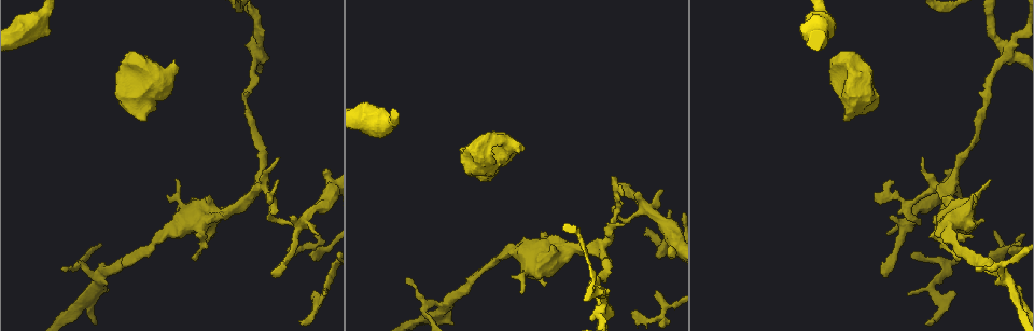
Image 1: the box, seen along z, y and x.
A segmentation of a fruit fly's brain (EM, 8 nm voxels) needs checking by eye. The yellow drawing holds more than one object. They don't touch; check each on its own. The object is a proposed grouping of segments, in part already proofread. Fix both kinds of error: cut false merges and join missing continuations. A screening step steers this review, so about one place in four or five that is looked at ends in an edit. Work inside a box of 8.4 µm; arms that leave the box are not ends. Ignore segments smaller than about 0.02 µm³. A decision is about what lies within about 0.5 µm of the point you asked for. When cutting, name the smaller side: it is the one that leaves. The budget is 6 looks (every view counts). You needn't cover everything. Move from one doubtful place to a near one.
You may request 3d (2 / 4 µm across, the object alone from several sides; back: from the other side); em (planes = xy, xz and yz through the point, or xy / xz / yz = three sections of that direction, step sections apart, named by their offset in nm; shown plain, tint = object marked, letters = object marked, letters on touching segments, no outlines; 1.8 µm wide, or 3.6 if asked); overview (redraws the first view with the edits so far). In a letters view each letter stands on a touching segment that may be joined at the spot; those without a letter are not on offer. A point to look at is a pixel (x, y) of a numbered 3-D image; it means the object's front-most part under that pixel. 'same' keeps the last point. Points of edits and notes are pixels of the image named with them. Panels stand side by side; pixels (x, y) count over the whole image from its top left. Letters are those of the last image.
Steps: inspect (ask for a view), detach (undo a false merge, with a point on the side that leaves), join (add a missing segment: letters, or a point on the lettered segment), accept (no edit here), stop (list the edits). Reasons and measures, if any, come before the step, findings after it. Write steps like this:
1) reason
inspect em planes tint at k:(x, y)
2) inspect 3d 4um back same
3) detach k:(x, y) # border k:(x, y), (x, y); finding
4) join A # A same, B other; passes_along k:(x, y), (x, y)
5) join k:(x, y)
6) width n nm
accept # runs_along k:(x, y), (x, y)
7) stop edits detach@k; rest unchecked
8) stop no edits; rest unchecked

branch point
inspect em planes tint at 1:(299, 226)

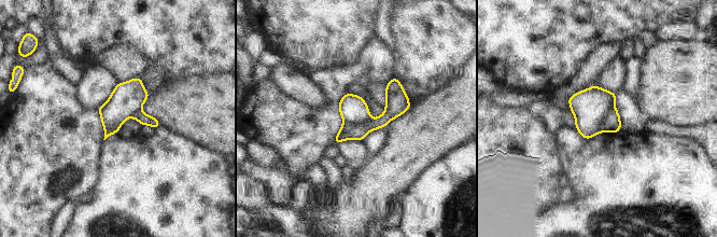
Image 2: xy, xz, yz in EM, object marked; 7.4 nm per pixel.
see the neighbours
inspect em planes letters same

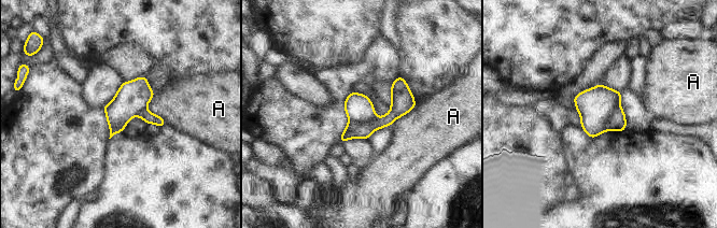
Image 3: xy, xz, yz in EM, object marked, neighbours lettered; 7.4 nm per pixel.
width 220 nm
detach 3:(359, 108) # A other; a second neuron is stuck on

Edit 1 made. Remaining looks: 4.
redraw
inspect overview

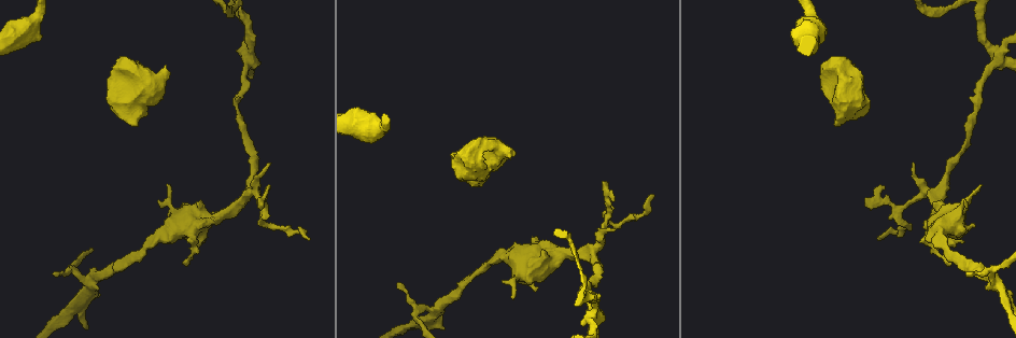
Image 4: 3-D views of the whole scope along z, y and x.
sharp bend
inspect em planes letters at 4:(596, 313)

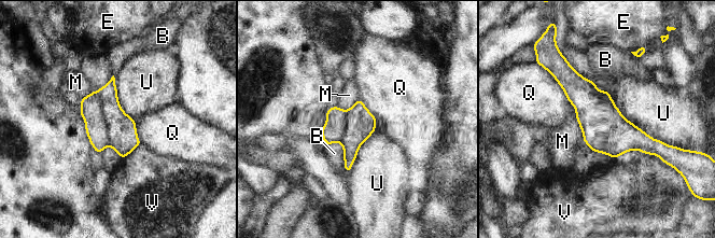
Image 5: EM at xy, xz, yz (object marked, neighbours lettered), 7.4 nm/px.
width 260 nm
detach 5:(121, 128) # B other, E other, M other, Q other, U other, V other; part_leaving 5:(556, 73), (624, 136), (659, 143); a second neuron is stuck on

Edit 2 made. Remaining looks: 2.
see it whole again
inspect overview

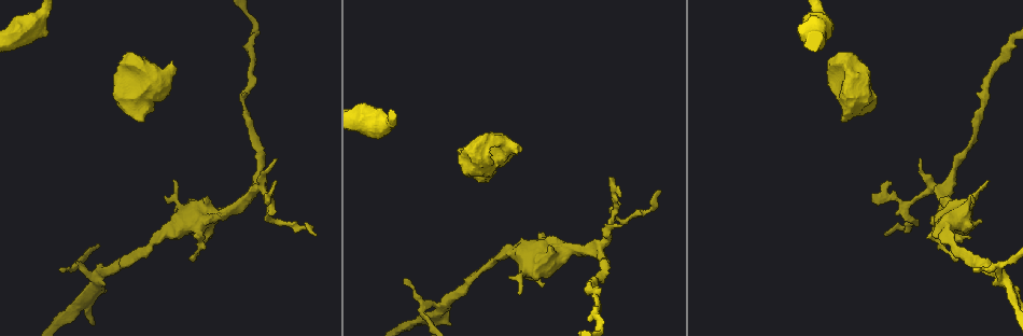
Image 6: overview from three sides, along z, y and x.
free end
inspect em planes letters at 6:(171, 61)

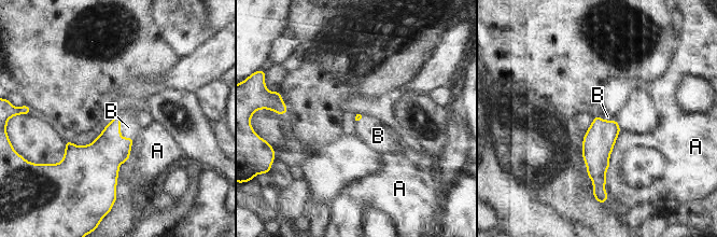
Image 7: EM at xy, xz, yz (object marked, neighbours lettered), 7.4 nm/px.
join B # A other, B same; it goes on there

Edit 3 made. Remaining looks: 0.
stop edits detach@3, detach@5, join@7; rest unchecked

